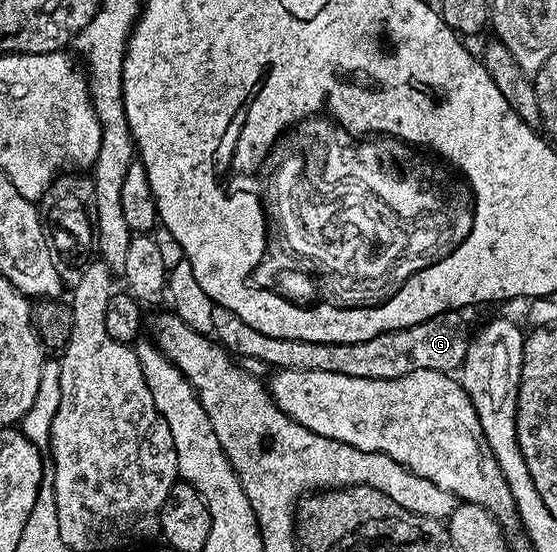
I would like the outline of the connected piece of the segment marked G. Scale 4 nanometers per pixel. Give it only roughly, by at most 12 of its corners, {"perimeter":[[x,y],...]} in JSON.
{"perimeter":[[212,308],[213,337],[269,368],[392,380],[454,372],[470,347],[465,313],[359,342],[264,336]]}

